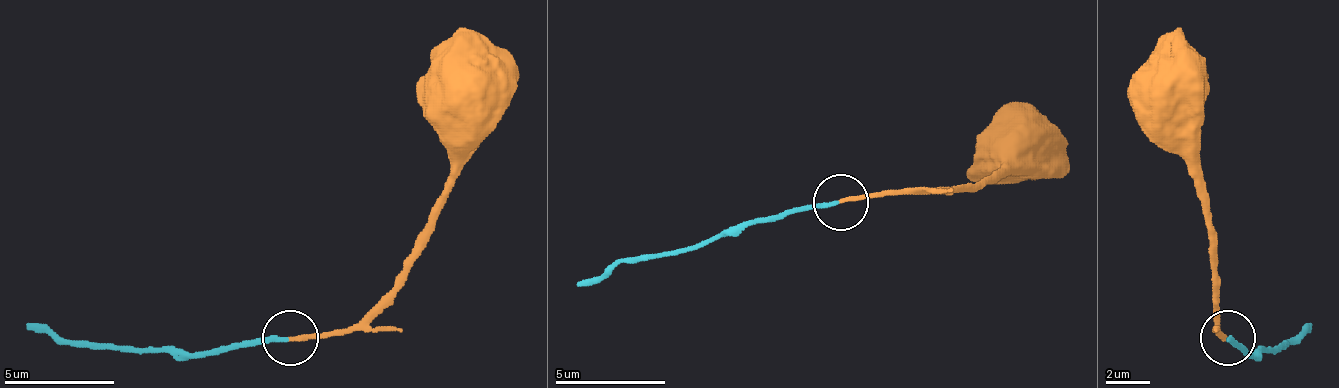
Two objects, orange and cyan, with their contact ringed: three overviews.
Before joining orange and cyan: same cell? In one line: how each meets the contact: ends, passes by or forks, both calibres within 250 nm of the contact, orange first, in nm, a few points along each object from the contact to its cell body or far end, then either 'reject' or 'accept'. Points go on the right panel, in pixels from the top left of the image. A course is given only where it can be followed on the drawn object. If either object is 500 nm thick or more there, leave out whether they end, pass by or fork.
orange ends | cyan ends | 200/240 nm | orange via (1226, 339), (1220, 333), (1209, 200), (1198, 178), (1198, 134), (1182, 112) | cyan via (1226, 339), (1243, 350), (1276, 350), (1287, 345), (1309, 322) | accept

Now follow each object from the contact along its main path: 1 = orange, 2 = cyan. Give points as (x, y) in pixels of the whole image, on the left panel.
1: (289, 339), (344, 333), (394, 284), (449, 178), (449, 134), (455, 112)
2: (289, 339), (205, 350), (111, 350), (61, 345), (28, 322)

